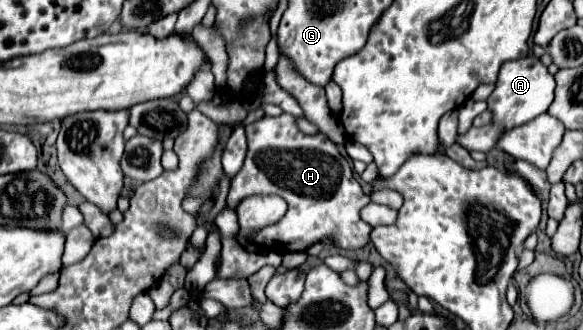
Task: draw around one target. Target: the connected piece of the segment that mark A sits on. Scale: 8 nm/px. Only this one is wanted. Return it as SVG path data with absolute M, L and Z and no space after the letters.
M527 56L523 60L505 62L503 70L499 72L499 78L497 78L497 88L487 98L489 110L493 114L491 124L485 128L469 128L467 134L457 136L457 142L461 146L465 146L467 150L489 152L495 148L499 134L513 130L517 126L523 126L523 124L535 120L537 116L545 114L549 110L553 98L555 98L555 78L547 72L547 68L541 64L541 60L537 56Z

